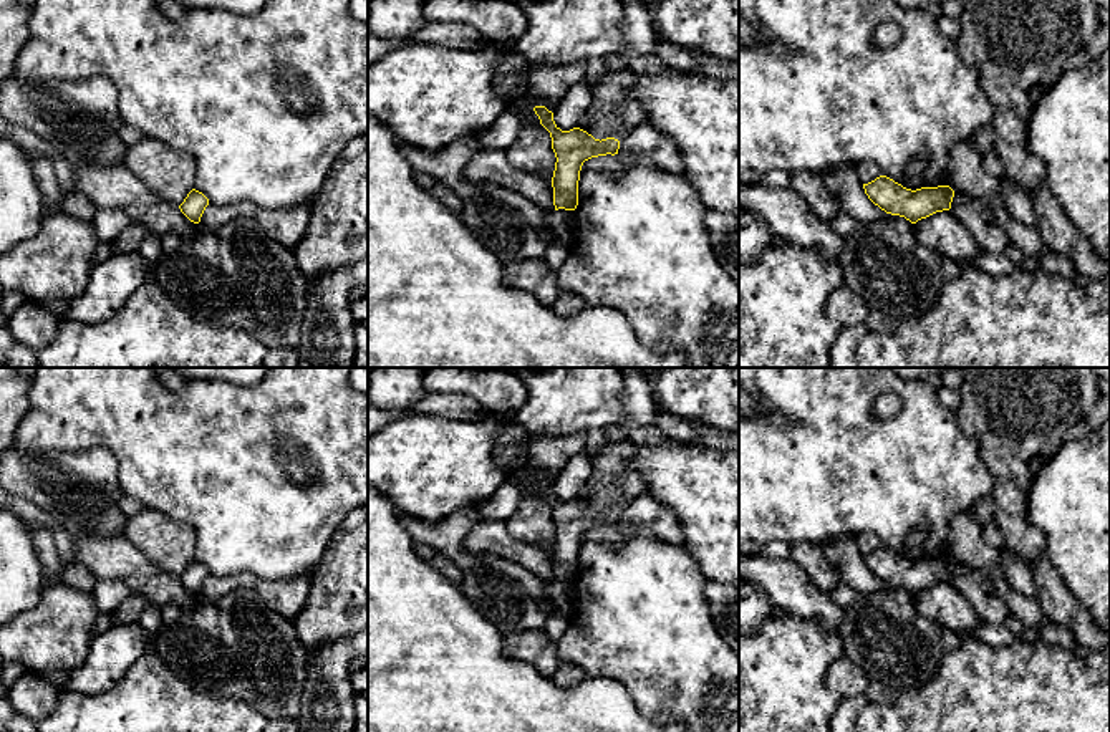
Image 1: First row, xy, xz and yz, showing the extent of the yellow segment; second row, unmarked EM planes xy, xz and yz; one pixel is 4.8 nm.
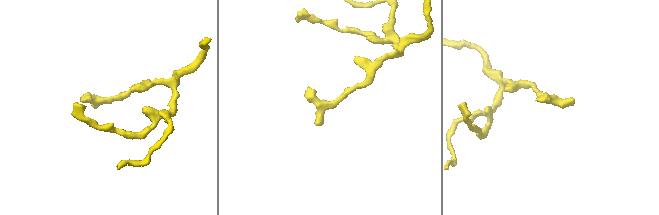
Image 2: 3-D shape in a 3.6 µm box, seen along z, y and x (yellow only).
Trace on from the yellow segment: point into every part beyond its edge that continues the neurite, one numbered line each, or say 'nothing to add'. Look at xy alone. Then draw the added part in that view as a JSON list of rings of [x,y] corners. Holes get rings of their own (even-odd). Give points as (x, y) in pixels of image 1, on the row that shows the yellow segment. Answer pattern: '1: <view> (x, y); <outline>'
1: xy (214, 217); [[[237,202],[234,205],[209,204],[199,224],[204,225],[205,229],[217,230],[230,220],[242,219],[242,217],[255,217],[257,212],[258,207],[249,202]]]

